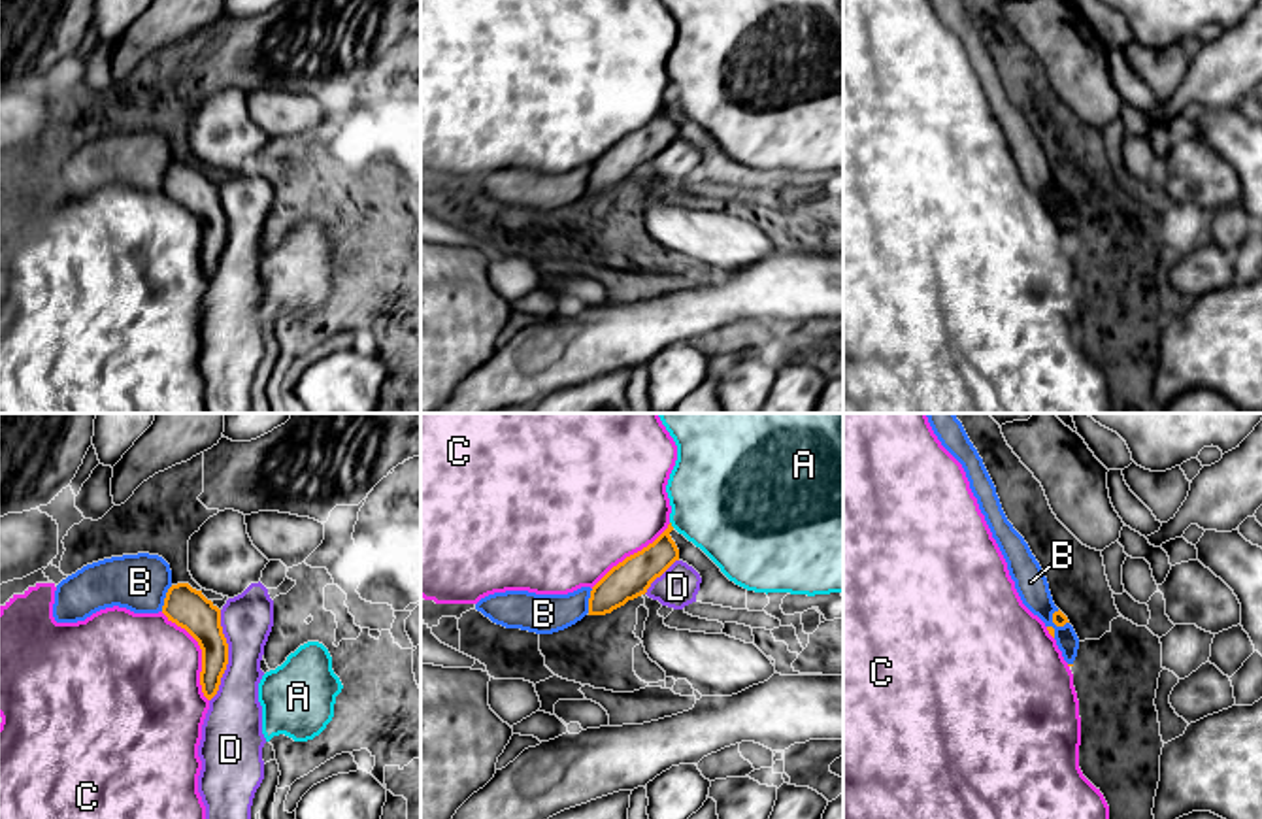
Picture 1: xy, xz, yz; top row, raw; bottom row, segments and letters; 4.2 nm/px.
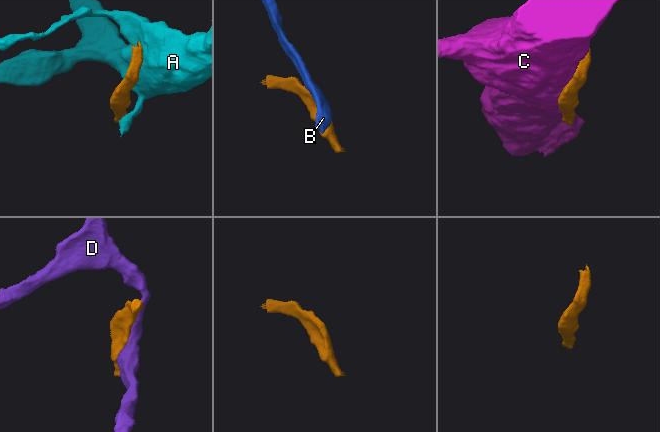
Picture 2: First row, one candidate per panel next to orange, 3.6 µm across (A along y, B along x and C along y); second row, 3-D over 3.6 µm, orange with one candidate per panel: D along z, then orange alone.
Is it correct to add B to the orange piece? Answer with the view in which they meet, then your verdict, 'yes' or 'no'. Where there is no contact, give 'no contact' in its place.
xy | no

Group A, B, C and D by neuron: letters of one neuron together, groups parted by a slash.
A / B / C / D

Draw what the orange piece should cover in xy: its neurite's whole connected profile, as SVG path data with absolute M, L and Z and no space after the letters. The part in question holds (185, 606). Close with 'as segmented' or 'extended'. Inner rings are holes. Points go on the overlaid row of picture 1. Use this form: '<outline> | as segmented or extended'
M189 583L172 585L166 593L162 613L185 628L202 649L200 685L211 700L228 664L228 644L221 627L221 610L202 591Z | as segmented

